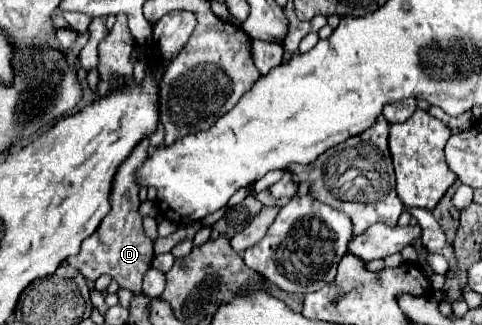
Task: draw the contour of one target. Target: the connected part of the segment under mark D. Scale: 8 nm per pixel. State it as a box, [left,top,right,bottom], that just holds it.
[66,138,154,292]

